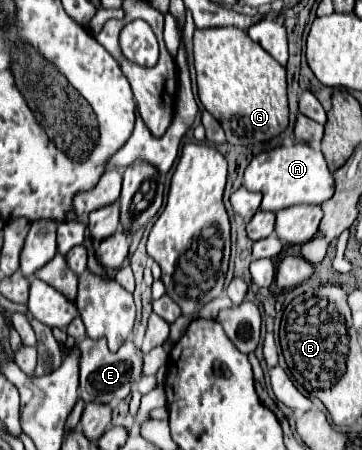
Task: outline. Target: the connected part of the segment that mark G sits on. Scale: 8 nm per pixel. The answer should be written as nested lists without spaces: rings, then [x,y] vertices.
[[[239,28],[195,30],[193,56],[199,100],[221,122],[227,142],[251,146],[281,134],[289,122],[285,68]]]

